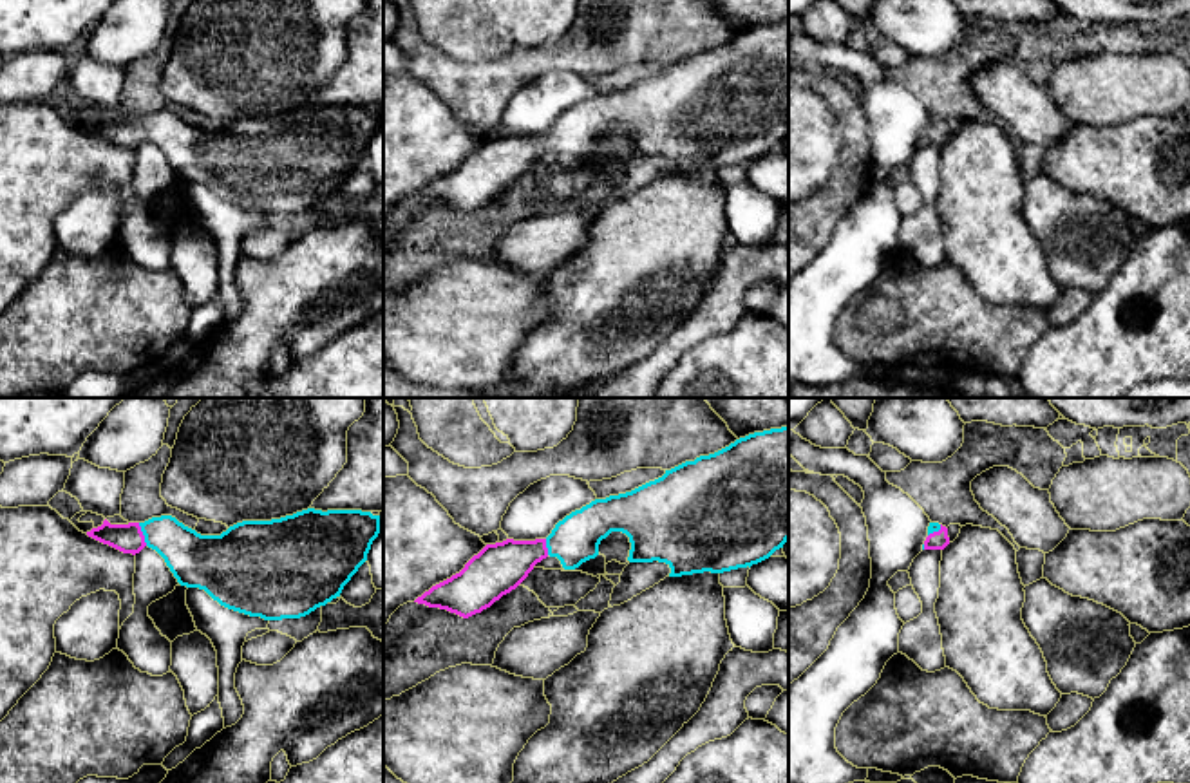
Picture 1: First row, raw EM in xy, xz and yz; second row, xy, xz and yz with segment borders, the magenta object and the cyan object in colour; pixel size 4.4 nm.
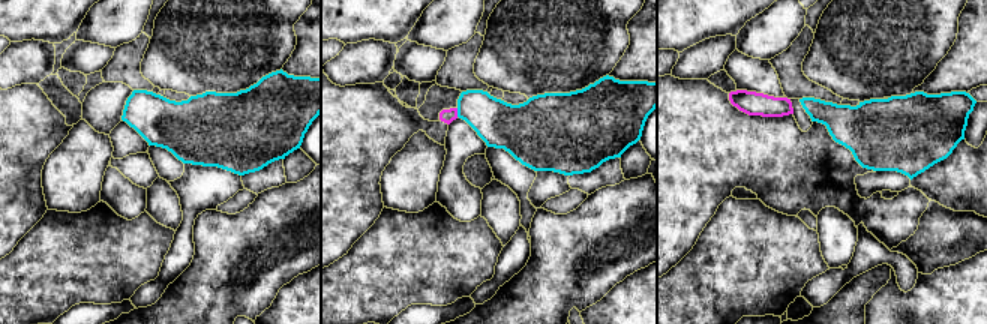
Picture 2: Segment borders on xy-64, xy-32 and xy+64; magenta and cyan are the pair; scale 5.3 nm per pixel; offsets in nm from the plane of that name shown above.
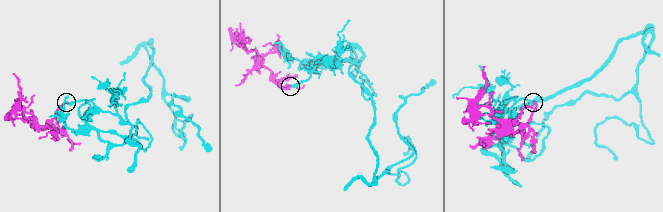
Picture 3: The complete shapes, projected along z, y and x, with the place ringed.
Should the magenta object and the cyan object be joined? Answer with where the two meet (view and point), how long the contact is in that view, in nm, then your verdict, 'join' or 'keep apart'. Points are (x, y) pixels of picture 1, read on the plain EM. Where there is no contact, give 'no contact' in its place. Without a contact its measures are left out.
meets magenta in xy at (141, 129); contact 110 nm long; join

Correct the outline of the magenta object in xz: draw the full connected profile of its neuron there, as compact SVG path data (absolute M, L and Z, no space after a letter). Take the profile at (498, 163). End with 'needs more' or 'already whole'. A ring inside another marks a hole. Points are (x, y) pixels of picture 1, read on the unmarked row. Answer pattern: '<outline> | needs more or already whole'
M789 22L749 29L714 49L700 51L694 56L685 56L666 65L662 72L631 87L595 94L559 116L546 134L506 134L503 137L486 139L459 168L432 181L414 197L468 213L515 184L534 161L548 150L557 152L564 165L575 165L582 157L595 154L600 136L611 127L622 127L629 132L629 157L666 157L671 163L669 172L704 166L723 168L738 163L751 163L769 154L789 136Z | needs more

